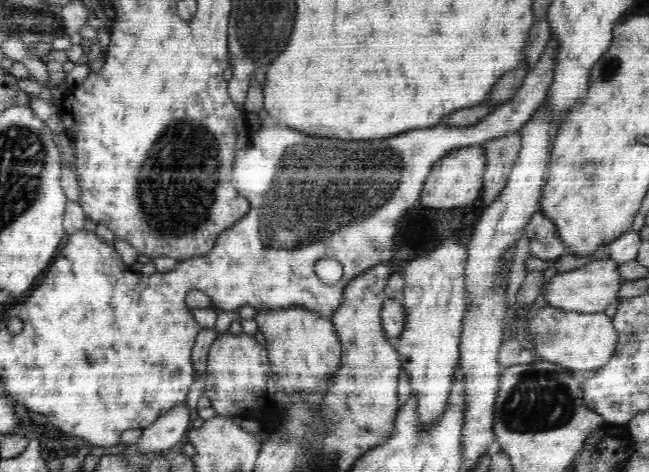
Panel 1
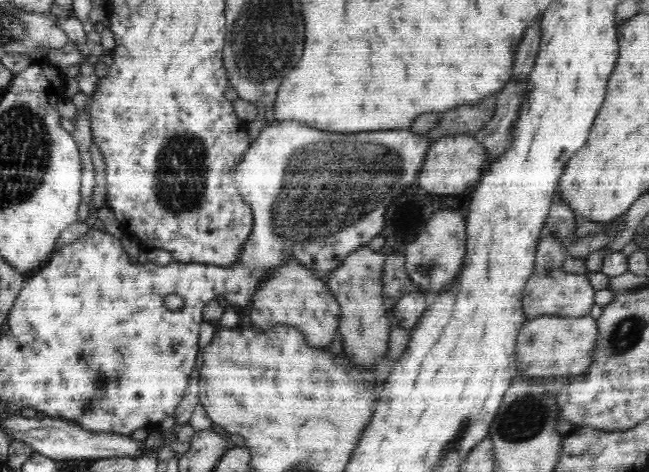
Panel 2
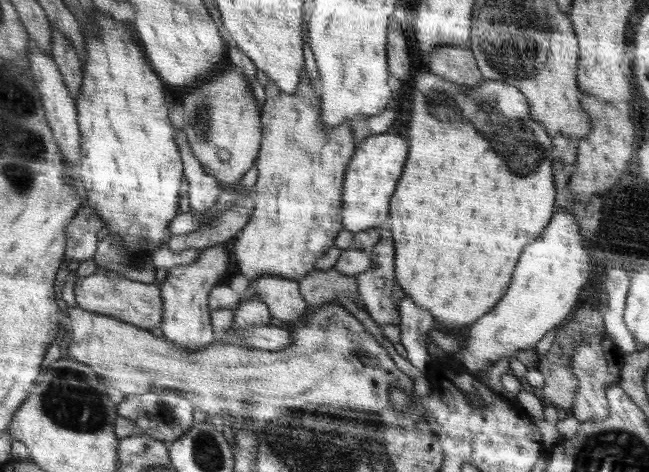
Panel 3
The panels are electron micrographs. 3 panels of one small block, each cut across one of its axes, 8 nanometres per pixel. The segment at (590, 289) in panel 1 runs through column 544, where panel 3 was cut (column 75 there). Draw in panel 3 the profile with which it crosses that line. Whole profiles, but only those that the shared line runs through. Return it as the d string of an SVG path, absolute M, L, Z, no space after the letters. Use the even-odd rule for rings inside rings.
M94 272L90 276L80 279L74 287L74 296L78 307L88 312L114 317L133 324L148 332L154 327L161 326L163 315L163 296L160 286L154 283L136 282L117 272Z

